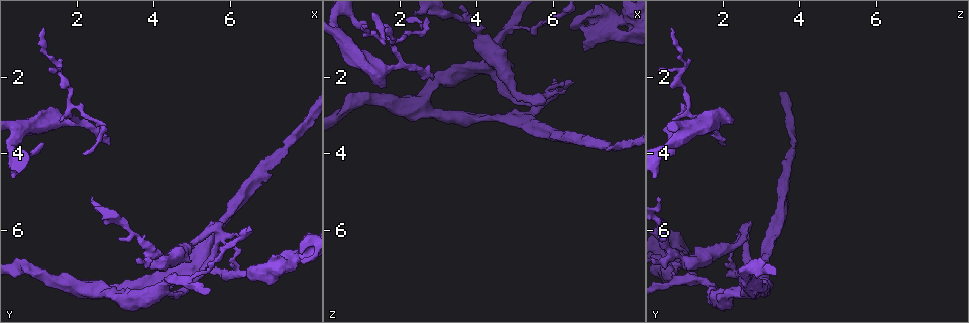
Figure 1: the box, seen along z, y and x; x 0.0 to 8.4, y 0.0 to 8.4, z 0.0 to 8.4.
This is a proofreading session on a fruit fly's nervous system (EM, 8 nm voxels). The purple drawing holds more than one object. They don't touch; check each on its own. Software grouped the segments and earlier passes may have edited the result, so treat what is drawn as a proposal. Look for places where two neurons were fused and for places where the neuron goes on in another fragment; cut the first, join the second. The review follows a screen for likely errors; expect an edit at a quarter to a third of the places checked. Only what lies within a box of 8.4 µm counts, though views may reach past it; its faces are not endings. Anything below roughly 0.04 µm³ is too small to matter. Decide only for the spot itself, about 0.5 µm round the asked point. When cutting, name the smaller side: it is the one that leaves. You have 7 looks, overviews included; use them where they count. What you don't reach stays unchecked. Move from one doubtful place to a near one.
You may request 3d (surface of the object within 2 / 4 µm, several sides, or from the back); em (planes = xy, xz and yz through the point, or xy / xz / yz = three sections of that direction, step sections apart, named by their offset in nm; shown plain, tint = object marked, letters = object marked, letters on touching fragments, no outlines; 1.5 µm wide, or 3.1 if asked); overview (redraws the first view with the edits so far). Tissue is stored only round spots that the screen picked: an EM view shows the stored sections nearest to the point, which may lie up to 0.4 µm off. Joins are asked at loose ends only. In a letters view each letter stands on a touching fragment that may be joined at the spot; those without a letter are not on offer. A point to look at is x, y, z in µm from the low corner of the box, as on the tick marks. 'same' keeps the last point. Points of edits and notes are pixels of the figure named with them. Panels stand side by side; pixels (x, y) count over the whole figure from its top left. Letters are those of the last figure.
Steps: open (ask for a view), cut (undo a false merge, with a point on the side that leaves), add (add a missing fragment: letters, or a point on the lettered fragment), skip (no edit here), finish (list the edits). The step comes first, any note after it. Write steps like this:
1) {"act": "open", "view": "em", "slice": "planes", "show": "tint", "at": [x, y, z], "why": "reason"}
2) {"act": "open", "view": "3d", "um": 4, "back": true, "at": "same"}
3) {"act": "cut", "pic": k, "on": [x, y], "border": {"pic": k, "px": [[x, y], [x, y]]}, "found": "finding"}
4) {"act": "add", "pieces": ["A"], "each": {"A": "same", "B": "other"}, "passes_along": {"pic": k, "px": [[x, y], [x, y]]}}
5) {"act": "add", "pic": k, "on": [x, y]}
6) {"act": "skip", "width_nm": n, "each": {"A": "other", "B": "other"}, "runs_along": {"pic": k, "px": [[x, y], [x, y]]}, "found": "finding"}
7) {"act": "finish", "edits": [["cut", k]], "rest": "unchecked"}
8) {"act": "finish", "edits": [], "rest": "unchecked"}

{"act": "open", "view": "3d", "um": 2, "at": [6.50, 7.15, 2.15], "why": "branch stops here"}

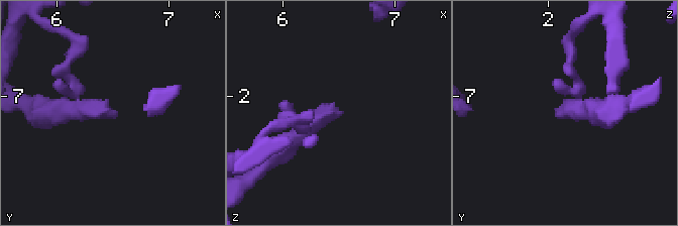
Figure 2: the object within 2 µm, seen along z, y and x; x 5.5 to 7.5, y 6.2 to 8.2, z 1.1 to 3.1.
{"act": "open", "view": "em", "slice": "planes", "show": "letters", "at": [6.50, 7.16, 2.14]}

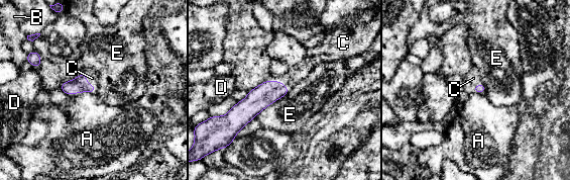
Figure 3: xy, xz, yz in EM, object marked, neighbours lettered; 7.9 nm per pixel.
{"act": "add", "pieces": ["C"], "each": {"A": "other", "B": "other", "C": "same", "D": "other", "E": "other"}, "passes_along": {"pic": 3, "px": [[79, 84], [88, 83], [92, 78]]}, "found": "the neuron continues"}

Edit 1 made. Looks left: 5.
{"act": "open", "view": "em", "slice": "xz", "step": 8, "show": "tint", "at": [4.80, 7.30, 0.75], "why": "a fork"}

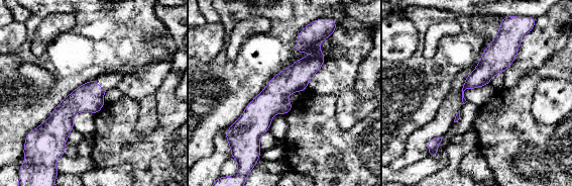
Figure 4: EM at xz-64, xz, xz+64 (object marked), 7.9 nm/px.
{"act": "open", "view": "em", "slice": "xz", "step": 8, "show": "letters", "at": "same", "why": "what lies round it"}

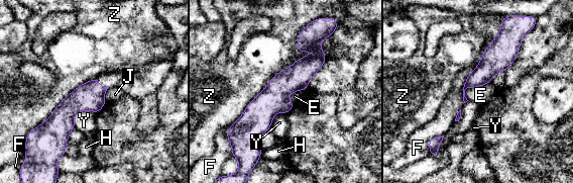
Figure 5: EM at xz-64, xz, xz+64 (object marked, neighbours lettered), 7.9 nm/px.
{"act": "skip", "width_nm": 120, "each": {"E": "other", "F": "other", "H": "other", "J": "other", "Y": "other", "Z": "other"}, "runs_along": {"pic": 5, "px": [[302, 35], [314, 58], [259, 112], [257, 147]]}, "found": "one neuron here"}

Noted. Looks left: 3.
{"act": "open", "view": "em", "slice": "planes", "show": "letters", "at": [1.60, 3.20, 2.35], "why": "stops while still wide"}

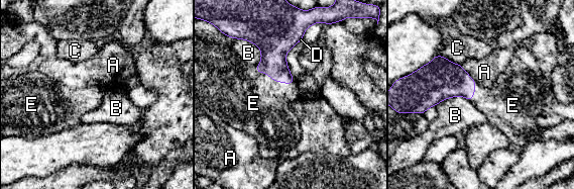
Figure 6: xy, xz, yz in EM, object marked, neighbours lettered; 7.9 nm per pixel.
{"act": "add", "pieces": ["E"], "each": {"A": "other", "B": "other", "C": "other", "D": "other", "E": "same"}, "found": "it goes on there"}

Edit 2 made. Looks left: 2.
{"act": "finish", "edits": [["add", 3], ["add", 6]], "rest": "unchecked"}

